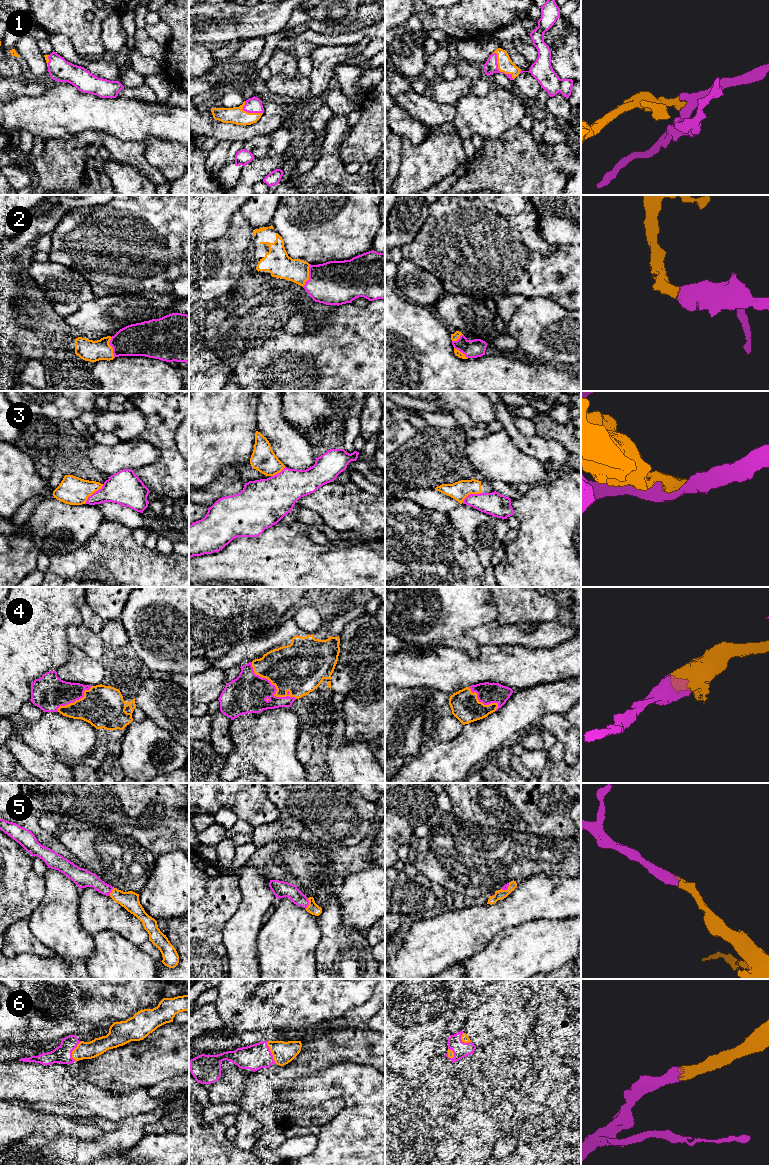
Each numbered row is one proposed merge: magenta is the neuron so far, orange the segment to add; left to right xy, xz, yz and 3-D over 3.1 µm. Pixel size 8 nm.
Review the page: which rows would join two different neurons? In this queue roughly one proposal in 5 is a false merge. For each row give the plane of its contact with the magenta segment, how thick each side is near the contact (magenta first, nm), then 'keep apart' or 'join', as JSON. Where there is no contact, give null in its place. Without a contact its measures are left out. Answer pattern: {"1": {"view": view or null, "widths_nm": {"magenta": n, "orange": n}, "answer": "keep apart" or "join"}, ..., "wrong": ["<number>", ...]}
{"1": {"view": "yz", "widths_nm": {"magenta": 110, "orange": 120}, "answer": "join"}, "2": {"view": "xz", "widths_nm": {"magenta": 360, "orange": 200}, "answer": "join"}, "3": {"view": "xy", "widths_nm": {"magenta": 260, "orange": 220}, "answer": "keep apart"}, "4": {"view": "xz", "widths_nm": {"magenta": 300, "orange": 400}, "answer": "join"}, "5": {"view": "xz", "widths_nm": {"magenta": 140, "orange": 90}, "answer": "join"}, "6": {"view": "xz", "widths_nm": {"magenta": 200, "orange": 180}, "answer": "join"}, "wrong": ["3"]}

